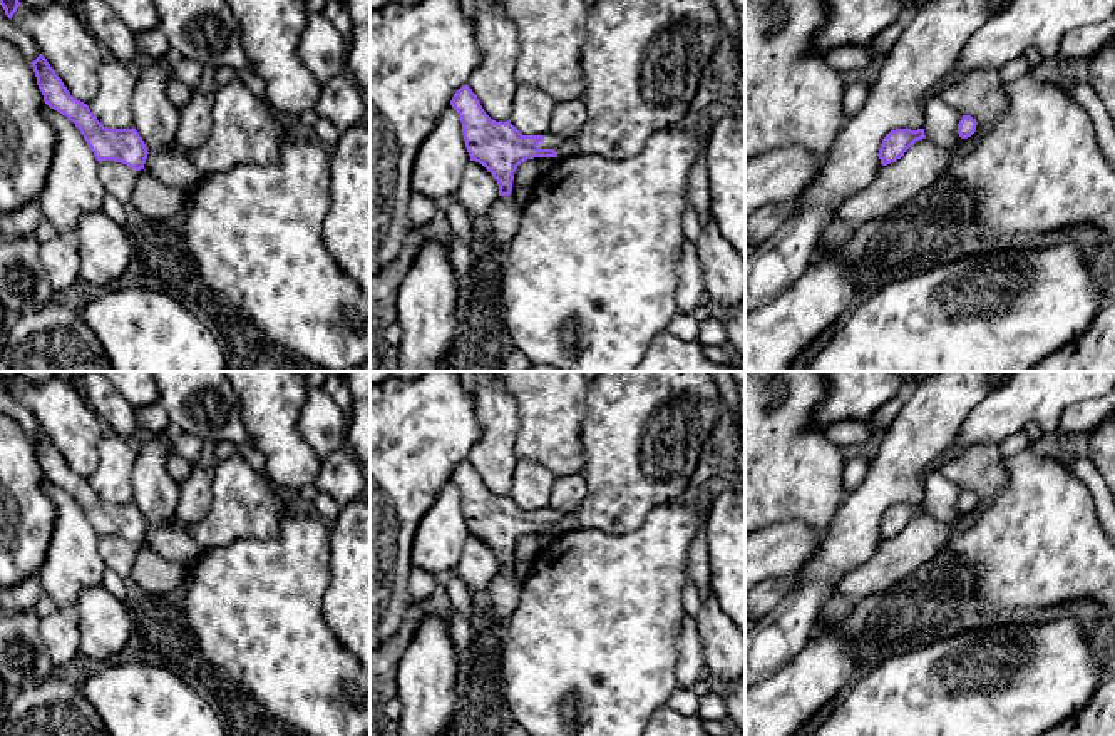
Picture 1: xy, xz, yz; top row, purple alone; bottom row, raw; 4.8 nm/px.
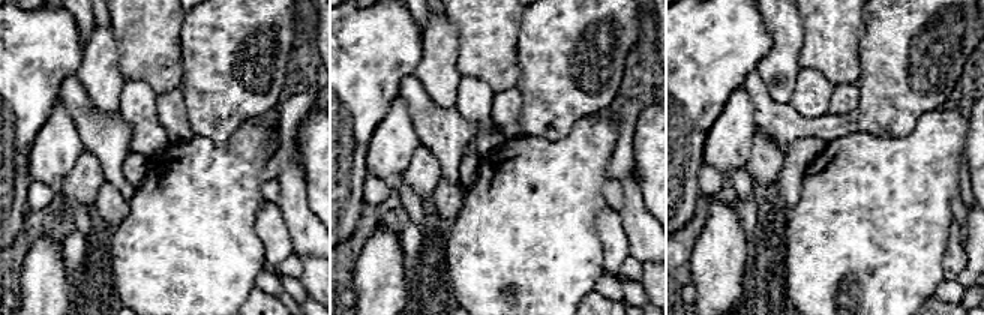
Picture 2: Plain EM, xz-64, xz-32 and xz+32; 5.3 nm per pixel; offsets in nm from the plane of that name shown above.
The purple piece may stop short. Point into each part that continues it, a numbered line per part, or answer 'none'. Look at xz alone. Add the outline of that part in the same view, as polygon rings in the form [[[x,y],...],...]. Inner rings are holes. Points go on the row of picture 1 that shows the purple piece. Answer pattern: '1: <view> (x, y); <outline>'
1: xz (642, 61); [[[598,0],[586,18],[586,42],[581,67],[586,87],[581,100],[586,120],[573,139],[544,134],[539,149],[554,149],[558,159],[593,152],[611,159],[631,159],[646,141],[665,129],[676,127],[696,95],[703,70],[727,33],[712,0]]]

